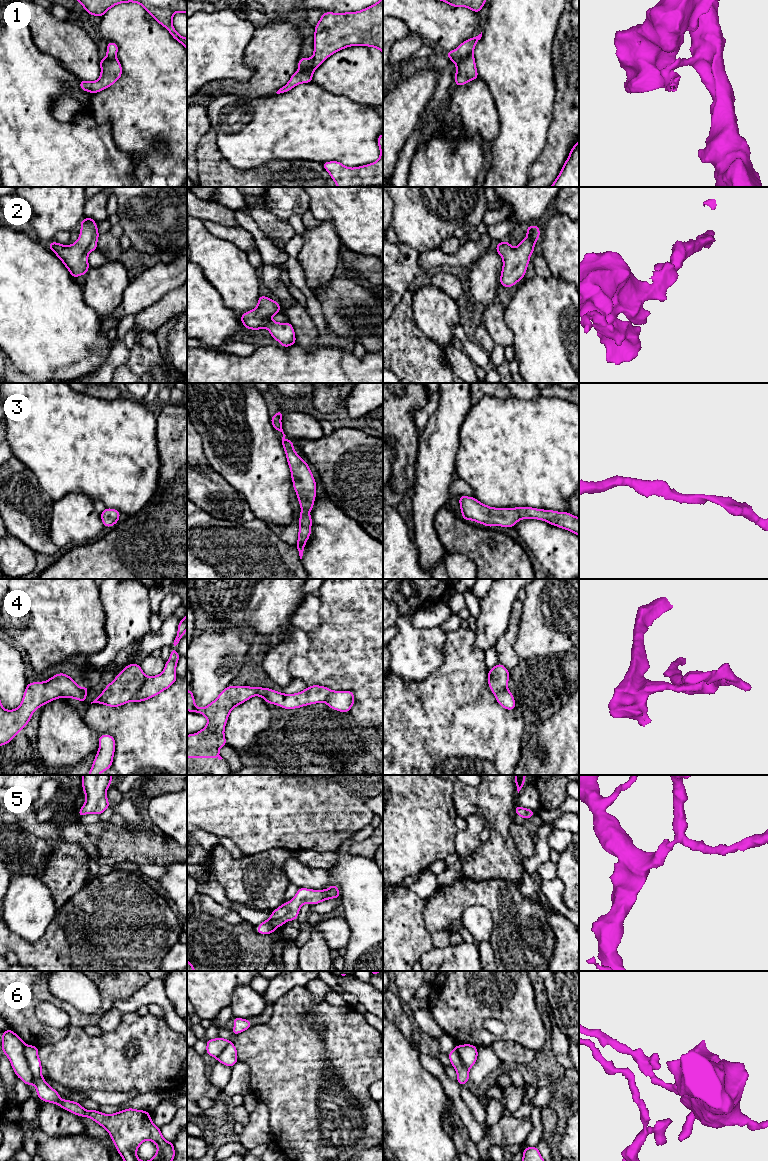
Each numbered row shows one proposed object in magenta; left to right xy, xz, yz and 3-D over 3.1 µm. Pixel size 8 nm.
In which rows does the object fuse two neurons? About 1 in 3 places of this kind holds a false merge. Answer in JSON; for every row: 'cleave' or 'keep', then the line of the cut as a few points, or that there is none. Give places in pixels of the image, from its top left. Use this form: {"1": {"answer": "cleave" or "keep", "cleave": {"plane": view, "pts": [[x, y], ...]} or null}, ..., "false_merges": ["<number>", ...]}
{"1": {"answer": "cleave", "cleave": {"plane": "xz", "pts": [[311, 59], [309, 68], [307, 70], [300, 70]]}}, "2": {"answer": "keep", "cleave": null}, "3": {"answer": "keep", "cleave": null}, "4": {"answer": "cleave", "cleave": {"plane": "xy", "pts": [[147, 677], [129, 700]]}}, "5": {"answer": "keep", "cleave": null}, "6": {"answer": "cleave", "cleave": {"plane": "xy", "pts": [[24, 1045], [24, 1057], [33, 1082]]}}, "false_merges": ["1", "4", "6"]}

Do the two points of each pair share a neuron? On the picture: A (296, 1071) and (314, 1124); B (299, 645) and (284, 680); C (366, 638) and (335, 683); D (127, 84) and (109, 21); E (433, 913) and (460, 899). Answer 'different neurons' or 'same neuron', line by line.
A: same neuron
B: same neuron
C: same neuron
D: same neuron
E: same neuron

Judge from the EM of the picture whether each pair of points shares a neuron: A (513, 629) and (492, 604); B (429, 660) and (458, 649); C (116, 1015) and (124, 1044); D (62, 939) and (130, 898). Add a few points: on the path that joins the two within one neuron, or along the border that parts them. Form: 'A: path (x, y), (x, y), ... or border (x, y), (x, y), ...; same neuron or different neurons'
A: border (514, 600), (508, 629), (496, 643); different neurons
B: border (447, 634), (443, 646), (443, 661), (430, 674); different neurons
C: border (124, 1013), (119, 1024), (113, 1030), (103, 1033); different neurons
D: path (78, 928), (89, 921), (107, 921), (113, 915); same neuron

